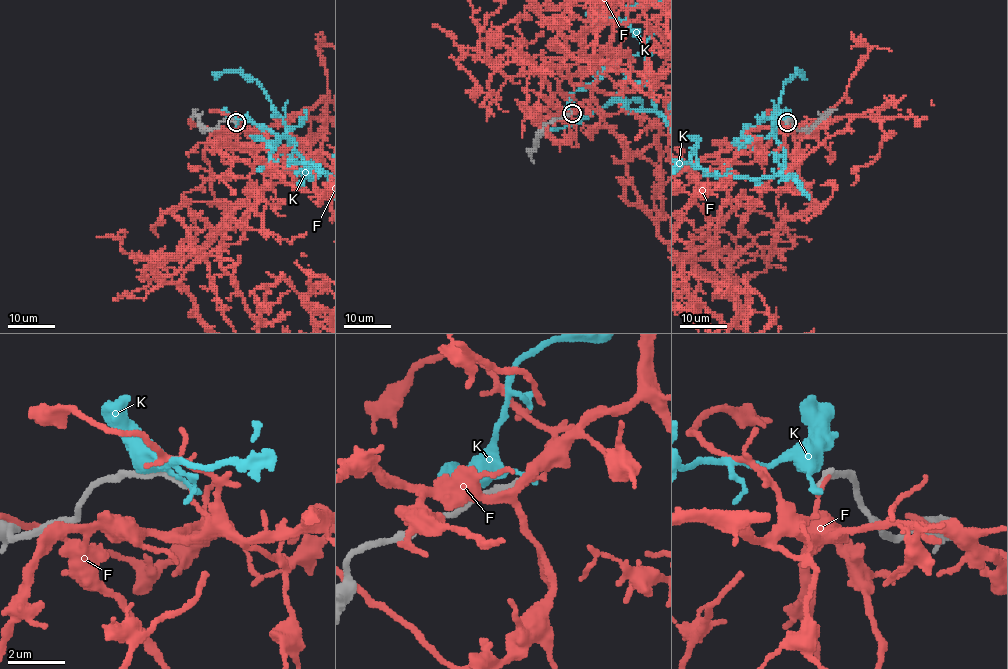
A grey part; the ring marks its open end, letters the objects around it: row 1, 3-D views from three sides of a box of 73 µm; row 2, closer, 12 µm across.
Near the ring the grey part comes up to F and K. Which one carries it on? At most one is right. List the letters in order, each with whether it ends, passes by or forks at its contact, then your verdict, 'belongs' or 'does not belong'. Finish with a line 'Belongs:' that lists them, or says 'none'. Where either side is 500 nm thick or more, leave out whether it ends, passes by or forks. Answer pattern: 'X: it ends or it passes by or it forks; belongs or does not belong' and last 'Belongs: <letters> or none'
F: it ends; does not belong
K: it ends; does not belong
Belongs: none

